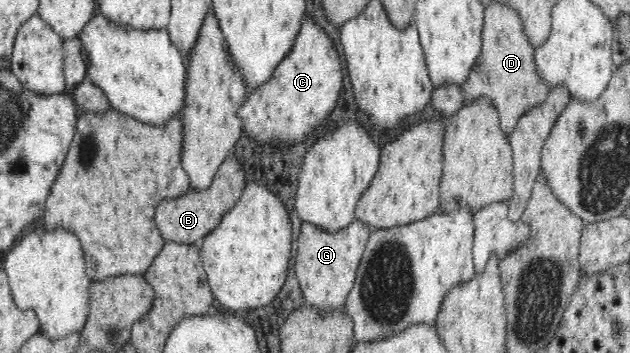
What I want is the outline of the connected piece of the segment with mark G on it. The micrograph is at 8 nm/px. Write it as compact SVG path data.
M355 218L346 228L334 234L324 232L321 228L303 221L300 230L295 274L304 300L316 310L323 312L342 308L354 286L356 272L370 238L371 228Z

